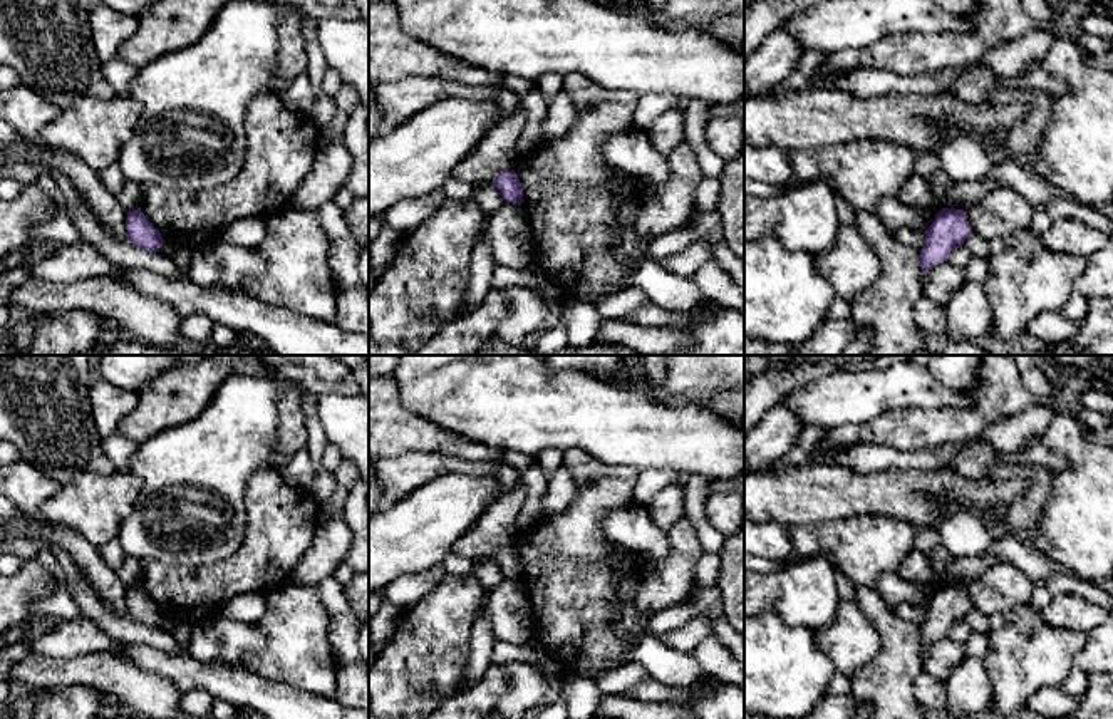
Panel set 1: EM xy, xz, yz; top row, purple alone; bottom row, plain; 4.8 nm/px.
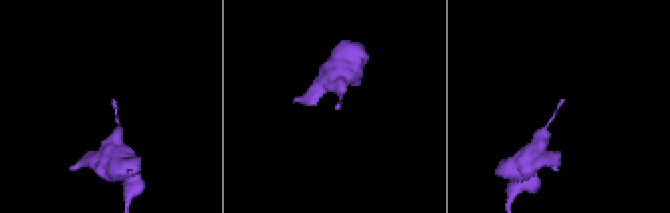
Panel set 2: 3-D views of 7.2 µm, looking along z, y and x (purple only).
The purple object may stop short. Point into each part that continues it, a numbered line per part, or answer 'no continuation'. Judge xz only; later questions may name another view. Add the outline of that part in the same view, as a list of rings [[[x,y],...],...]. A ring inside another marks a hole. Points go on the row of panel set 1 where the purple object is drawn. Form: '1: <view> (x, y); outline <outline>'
no continuation

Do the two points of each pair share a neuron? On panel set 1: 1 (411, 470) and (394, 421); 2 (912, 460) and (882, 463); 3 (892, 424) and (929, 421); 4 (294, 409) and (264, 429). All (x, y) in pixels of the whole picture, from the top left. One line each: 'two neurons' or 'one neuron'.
1: two neurons
2: one neuron
3: one neuron
4: two neurons

